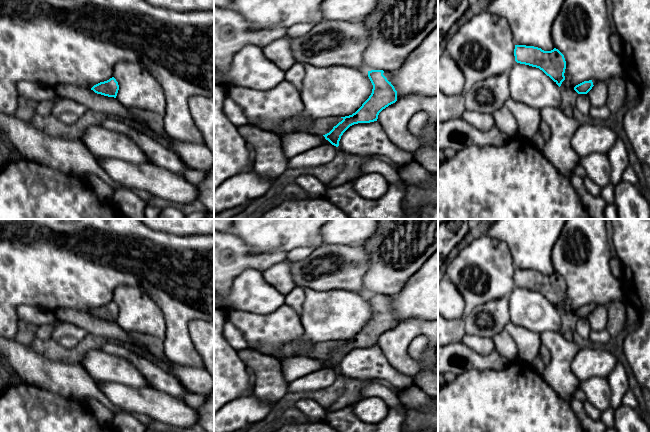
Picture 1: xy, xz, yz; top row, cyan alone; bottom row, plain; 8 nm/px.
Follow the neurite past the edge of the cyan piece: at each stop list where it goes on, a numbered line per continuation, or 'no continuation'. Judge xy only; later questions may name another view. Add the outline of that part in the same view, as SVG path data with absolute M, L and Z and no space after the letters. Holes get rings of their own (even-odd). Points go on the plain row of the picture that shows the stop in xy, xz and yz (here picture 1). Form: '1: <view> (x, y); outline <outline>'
no continuation

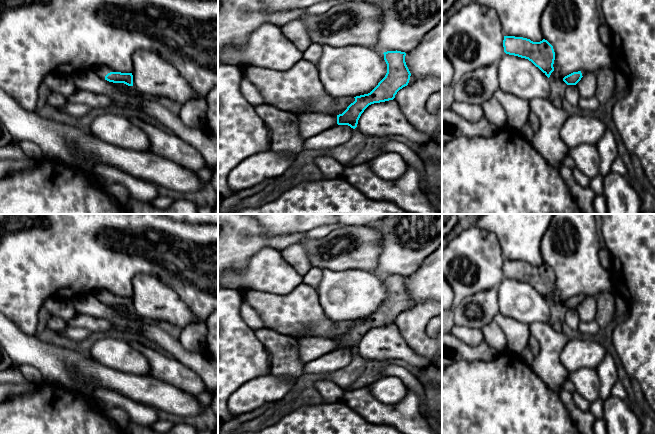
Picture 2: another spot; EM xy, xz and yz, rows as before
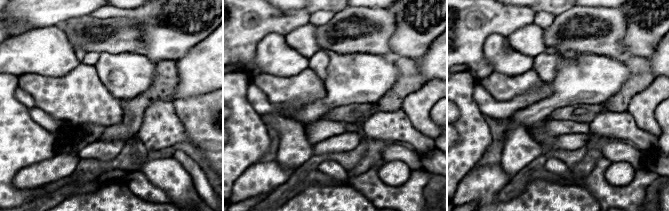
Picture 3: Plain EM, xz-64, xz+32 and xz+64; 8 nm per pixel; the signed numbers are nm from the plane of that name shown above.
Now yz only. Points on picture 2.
no continuation

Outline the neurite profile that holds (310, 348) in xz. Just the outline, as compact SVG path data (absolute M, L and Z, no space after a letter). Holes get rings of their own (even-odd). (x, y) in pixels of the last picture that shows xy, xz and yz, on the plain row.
M301 337L298 339L299 357L306 364L337 348L337 339L326 339L323 337Z

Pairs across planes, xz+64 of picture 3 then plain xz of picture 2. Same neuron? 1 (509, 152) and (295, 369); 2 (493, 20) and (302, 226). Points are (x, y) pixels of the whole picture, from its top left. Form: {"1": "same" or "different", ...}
{"1": "same", "2": "different"}

